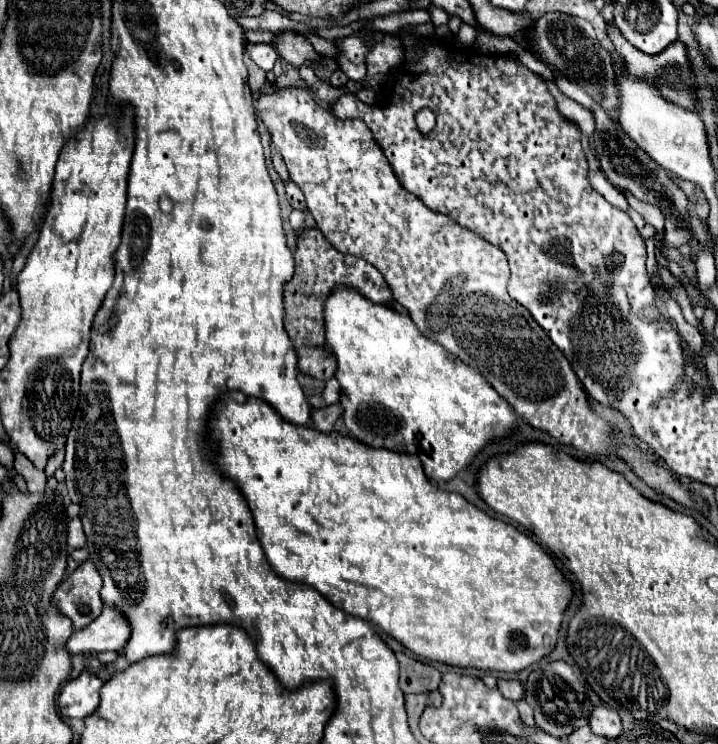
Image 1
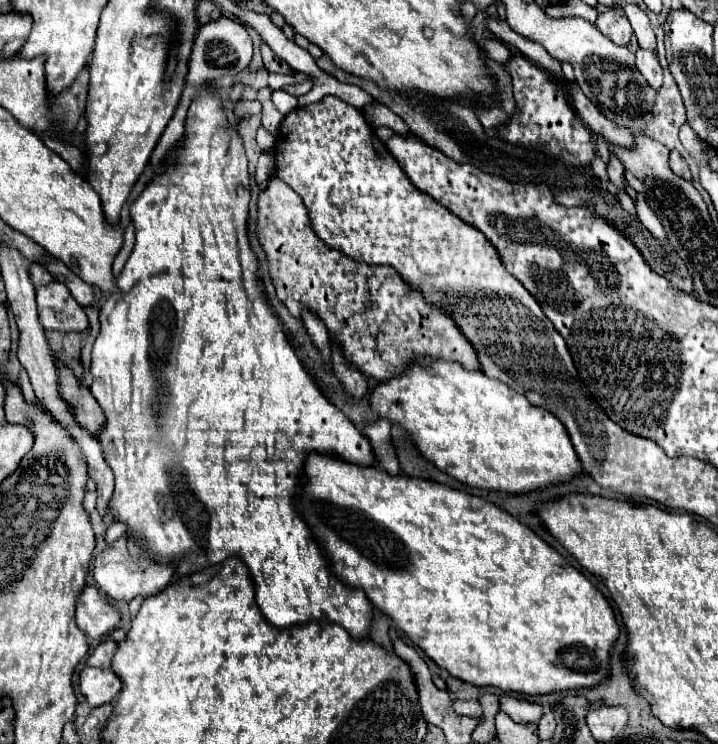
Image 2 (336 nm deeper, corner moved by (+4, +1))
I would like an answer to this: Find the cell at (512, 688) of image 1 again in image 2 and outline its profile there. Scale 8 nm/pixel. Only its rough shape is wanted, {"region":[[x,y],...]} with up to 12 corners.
{"region":[[500,696],[500,712],[514,722],[538,722],[542,706]]}

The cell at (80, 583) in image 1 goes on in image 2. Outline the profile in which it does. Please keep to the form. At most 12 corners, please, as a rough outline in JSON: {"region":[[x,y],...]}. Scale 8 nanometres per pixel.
{"region":[[100,590],[76,600],[76,624],[92,640],[108,636],[120,614]]}

